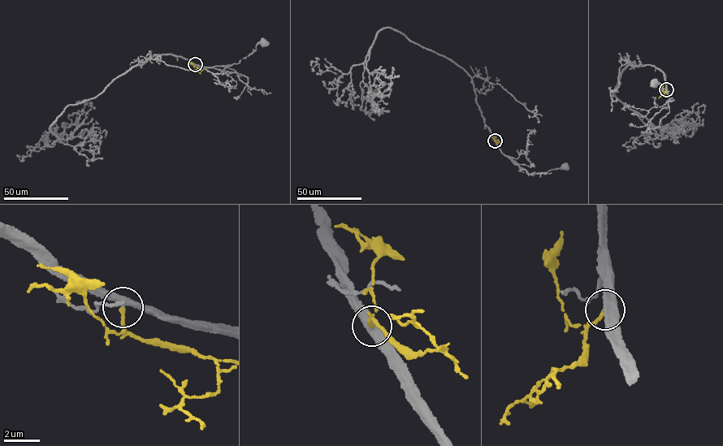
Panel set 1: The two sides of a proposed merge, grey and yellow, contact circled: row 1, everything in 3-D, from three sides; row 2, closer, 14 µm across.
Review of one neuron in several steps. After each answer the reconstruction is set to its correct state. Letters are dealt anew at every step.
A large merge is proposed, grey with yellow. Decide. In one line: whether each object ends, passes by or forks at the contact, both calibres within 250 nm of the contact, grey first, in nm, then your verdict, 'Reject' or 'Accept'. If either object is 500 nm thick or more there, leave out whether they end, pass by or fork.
At the ring grey passes by. At the ring yellow ends. Thickness 440 nm (grey) against 190 nm. Accept

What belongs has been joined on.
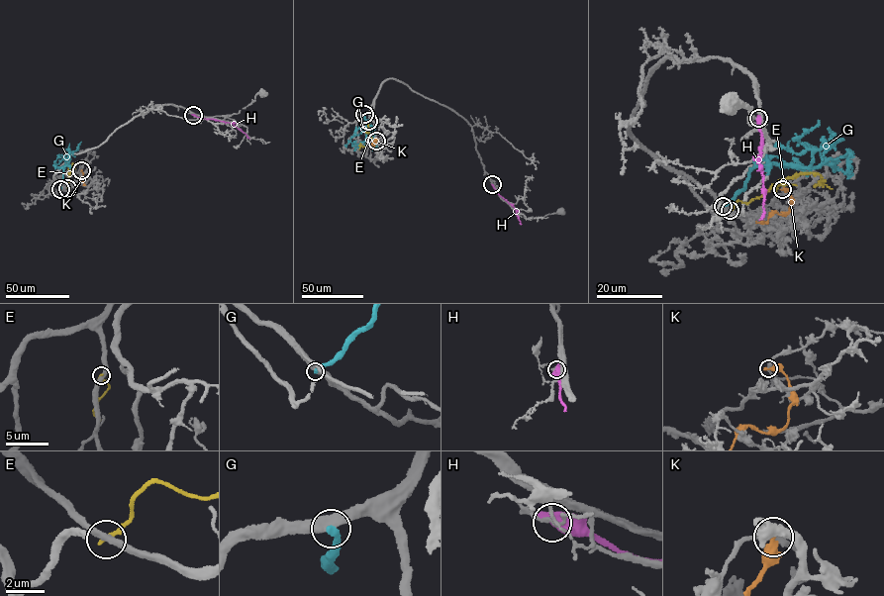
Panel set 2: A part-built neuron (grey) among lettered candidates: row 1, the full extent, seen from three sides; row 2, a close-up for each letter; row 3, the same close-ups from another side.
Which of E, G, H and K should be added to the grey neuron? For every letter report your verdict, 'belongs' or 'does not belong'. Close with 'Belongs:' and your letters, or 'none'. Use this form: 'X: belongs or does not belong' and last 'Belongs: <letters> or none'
E: does not belong
G: does not belong
H: does not belong
K: does not belong
Belongs: none

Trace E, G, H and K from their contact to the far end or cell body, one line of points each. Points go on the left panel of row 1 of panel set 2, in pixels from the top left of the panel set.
E: (67, 188), (73, 163), (70, 168)
G: (60, 189), (62, 166), (69, 163), (63, 158), (57, 164), (54, 162), (60, 157)
H: (192, 115), (232, 123), (249, 139)
K: (81, 170), (85, 184)

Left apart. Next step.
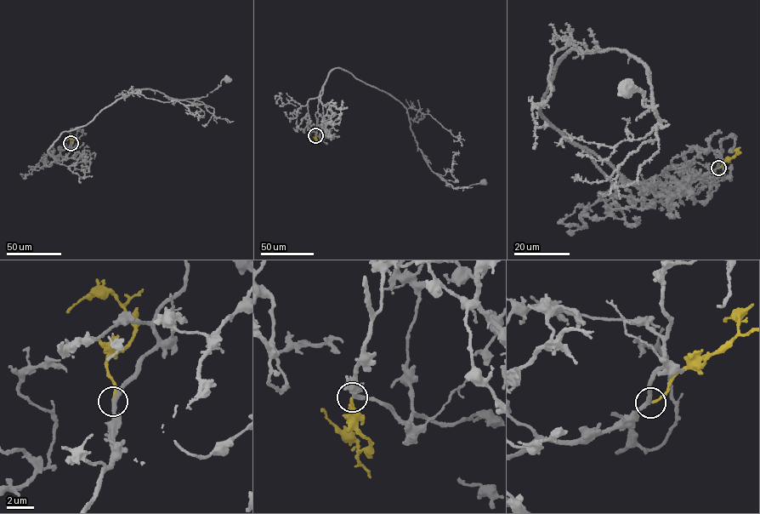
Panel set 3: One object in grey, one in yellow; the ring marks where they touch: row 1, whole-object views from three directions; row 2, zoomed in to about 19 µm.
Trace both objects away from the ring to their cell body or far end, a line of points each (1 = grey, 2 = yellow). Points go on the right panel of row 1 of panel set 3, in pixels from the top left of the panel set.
1: (718, 168), (628, 181), (540, 109), (568, 50), (621, 49), (643, 62), (669, 123), (623, 88)
2: (718, 168), (737, 151), (734, 151)

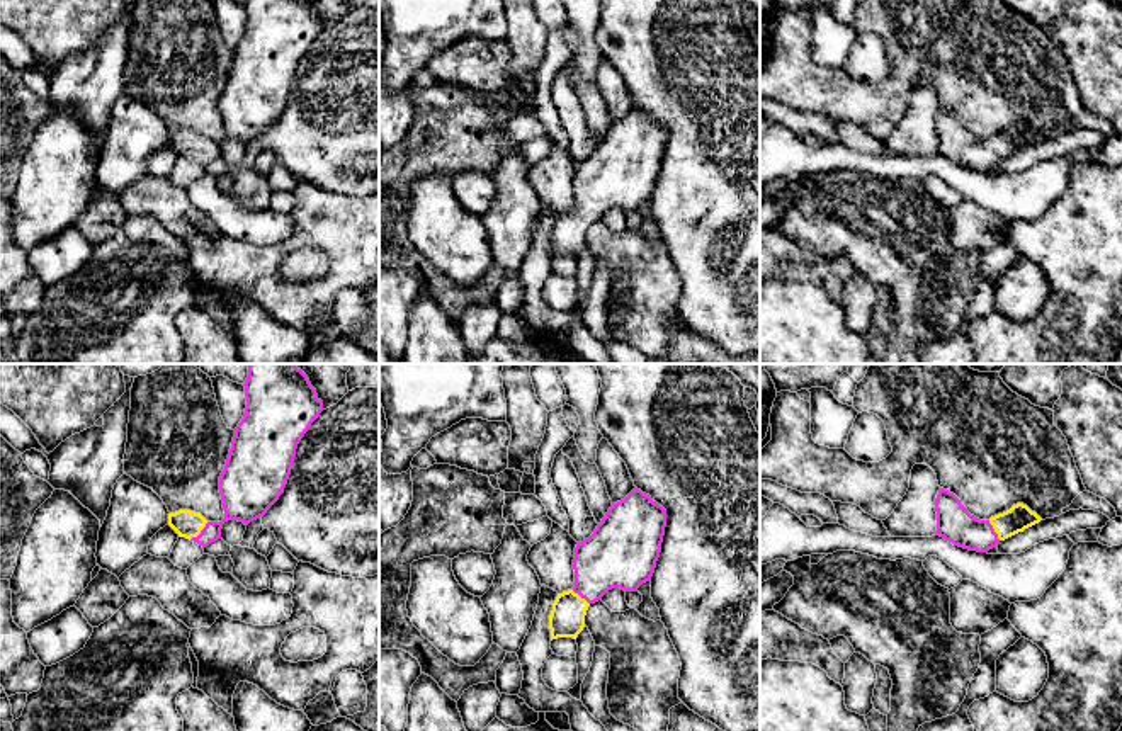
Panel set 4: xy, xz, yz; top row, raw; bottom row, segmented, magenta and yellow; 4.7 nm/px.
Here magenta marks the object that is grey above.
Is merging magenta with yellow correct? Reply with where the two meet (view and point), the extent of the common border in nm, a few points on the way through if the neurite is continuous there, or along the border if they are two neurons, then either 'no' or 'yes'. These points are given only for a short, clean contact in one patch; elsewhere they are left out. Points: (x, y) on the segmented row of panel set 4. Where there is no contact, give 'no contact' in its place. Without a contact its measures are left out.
meets magenta in xy at (201, 532); contact 120 nm long; runs through xy (242, 498), (218, 526), (201, 532), (187, 524); yes

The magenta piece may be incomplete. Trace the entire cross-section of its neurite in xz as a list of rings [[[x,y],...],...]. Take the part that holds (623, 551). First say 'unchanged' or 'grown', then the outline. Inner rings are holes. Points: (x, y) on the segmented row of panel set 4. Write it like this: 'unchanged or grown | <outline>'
grown | [[[634,488],[624,500],[612,503],[593,534],[575,547],[575,586],[558,593],[549,615],[551,641],[573,638],[585,627],[585,615],[592,604],[612,590],[638,592],[649,581],[661,552],[666,527],[666,510],[651,500],[649,495]]]

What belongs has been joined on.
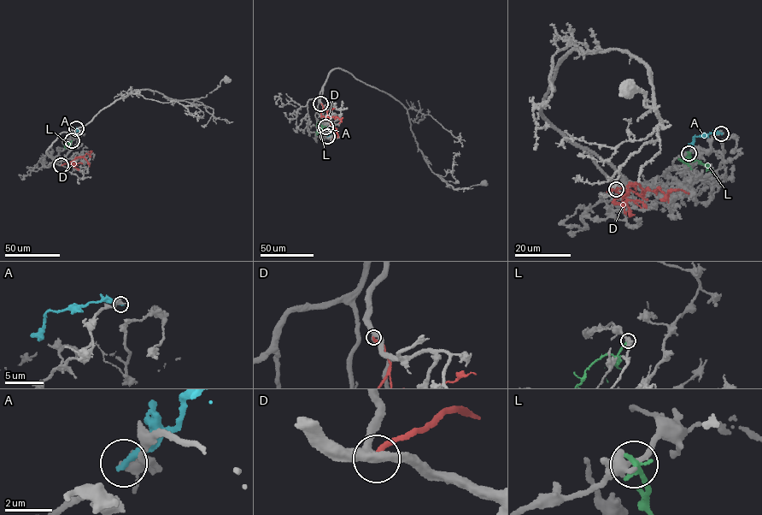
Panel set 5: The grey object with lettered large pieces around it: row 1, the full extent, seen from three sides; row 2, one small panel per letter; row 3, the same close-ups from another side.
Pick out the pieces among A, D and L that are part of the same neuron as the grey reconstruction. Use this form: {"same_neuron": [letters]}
{"same_neuron": []}

